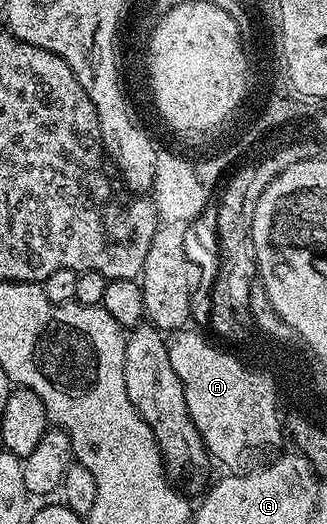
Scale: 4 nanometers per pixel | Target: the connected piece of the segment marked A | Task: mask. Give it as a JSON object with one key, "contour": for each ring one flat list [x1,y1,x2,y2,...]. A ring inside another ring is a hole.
{"contour":[[183,328,180,330,173,331,169,335,168,341,166,343,166,348,168,350,168,360,172,360,172,369,176,372,176,376,180,376,182,381,182,387,184,388,184,400,188,400,188,412,190,413,191,420,196,424,196,428,200,432,202,437,202,442,206,445,209,457,211,459,219,458,224,465,227,466,227,471,230,472,246,472,251,468,257,467,258,462,266,453,269,452,273,446,278,446,284,442,284,421,283,415,280,413,280,390,276,385,275,379,271,377,270,374,263,372,261,369,253,370,250,366,245,366,238,358,233,358,226,350,221,350,218,346,213,346,208,339,202,334,197,334,196,331,190,330,191,328]]}

